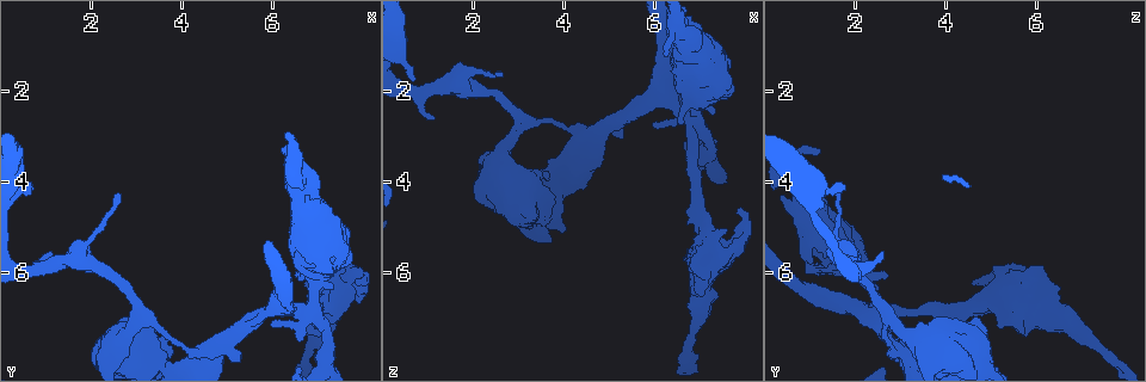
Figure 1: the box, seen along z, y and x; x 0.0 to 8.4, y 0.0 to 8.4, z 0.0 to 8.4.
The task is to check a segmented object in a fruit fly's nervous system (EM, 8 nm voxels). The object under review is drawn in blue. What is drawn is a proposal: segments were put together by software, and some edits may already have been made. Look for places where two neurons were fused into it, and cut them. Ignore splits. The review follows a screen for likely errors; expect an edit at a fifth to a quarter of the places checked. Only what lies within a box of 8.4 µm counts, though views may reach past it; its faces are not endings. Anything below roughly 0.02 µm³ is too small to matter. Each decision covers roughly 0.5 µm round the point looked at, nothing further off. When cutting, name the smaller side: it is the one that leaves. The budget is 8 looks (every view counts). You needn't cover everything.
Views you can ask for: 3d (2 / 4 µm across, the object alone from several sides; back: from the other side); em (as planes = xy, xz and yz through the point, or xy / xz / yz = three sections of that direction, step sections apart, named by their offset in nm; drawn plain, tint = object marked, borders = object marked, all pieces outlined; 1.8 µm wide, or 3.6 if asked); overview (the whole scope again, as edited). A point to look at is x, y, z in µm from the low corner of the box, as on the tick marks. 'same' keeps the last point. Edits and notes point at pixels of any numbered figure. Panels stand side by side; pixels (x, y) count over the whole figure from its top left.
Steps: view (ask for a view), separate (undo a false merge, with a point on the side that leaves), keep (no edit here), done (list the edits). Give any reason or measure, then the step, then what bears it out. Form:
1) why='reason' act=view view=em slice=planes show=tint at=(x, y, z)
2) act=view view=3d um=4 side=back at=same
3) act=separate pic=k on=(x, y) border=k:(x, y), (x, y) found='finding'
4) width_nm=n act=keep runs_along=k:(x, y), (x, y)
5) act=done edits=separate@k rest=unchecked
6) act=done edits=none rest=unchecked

why='calibre changes' act=view view=em slice=planes show=plain at=(6.75, 6.85, 2.65)

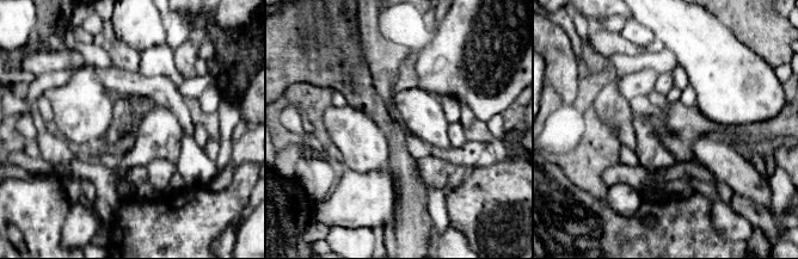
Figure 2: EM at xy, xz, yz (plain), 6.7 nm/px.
act=view view=em slice=planes show=tint at=same

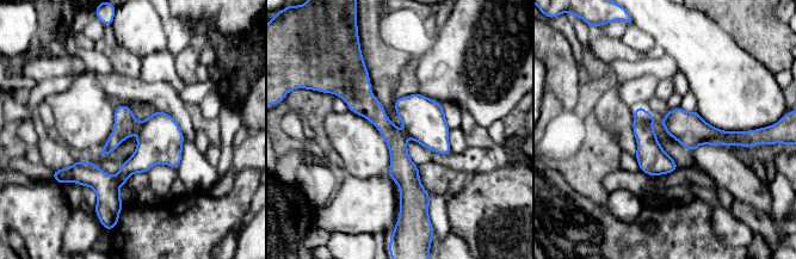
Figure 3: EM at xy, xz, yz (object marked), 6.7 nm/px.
act=separate pic=3 on=(125, 125) part_leaving=3:(363, 71), (406, 203) found='two neurons meet here'

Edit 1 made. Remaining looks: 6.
act=view view=overview

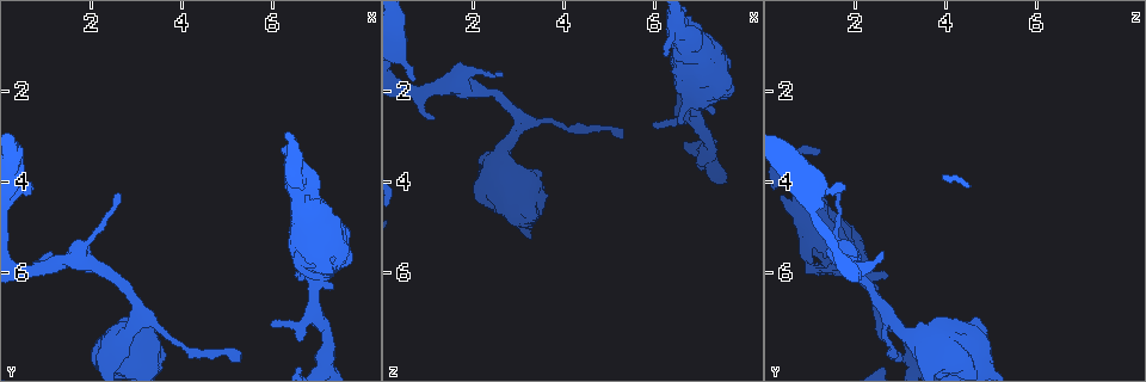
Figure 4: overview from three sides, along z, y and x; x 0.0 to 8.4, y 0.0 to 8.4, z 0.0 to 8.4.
why='thick turns thin' act=view view=em um=3.6 slice=planes show=tint at=(2.30, 7.90, 3.80)

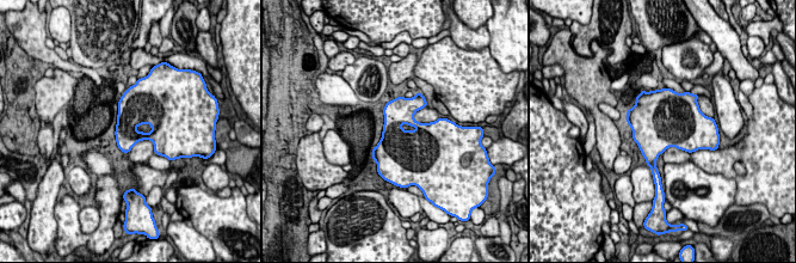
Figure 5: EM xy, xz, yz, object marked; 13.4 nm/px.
act=keep found='all the same neuron'

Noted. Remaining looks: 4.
act=done edits=separate@3 rest=unchecked

